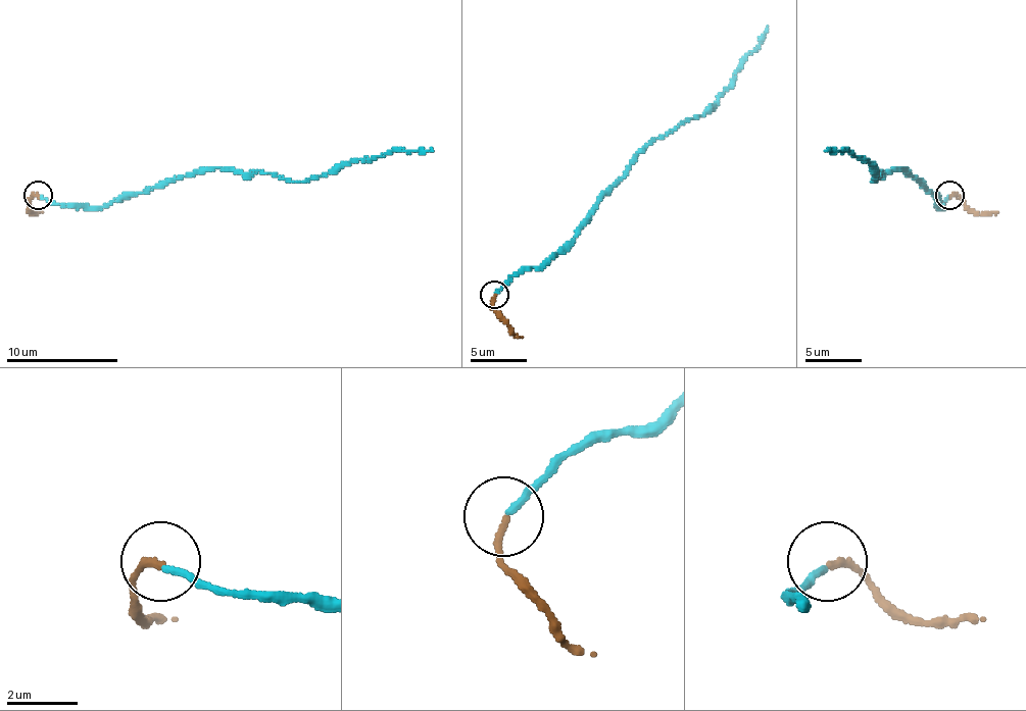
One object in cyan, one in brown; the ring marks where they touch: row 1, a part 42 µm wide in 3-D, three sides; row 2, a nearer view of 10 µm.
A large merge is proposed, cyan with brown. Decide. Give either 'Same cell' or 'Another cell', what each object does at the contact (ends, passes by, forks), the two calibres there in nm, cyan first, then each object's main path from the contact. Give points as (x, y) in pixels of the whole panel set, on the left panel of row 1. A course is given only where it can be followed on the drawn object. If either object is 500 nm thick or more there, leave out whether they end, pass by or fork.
Another cell. At the ring cyan ends. At the ring brown ends. Thickness 190 nm (cyan) against 190 nm. Course of cyan: (39, 196), (61, 204), (106, 207), (217, 167), (275, 173), (305, 182), (392, 151), (433, 151). Course of brown: (38, 196), (29, 204), (34, 212), (42, 212)

